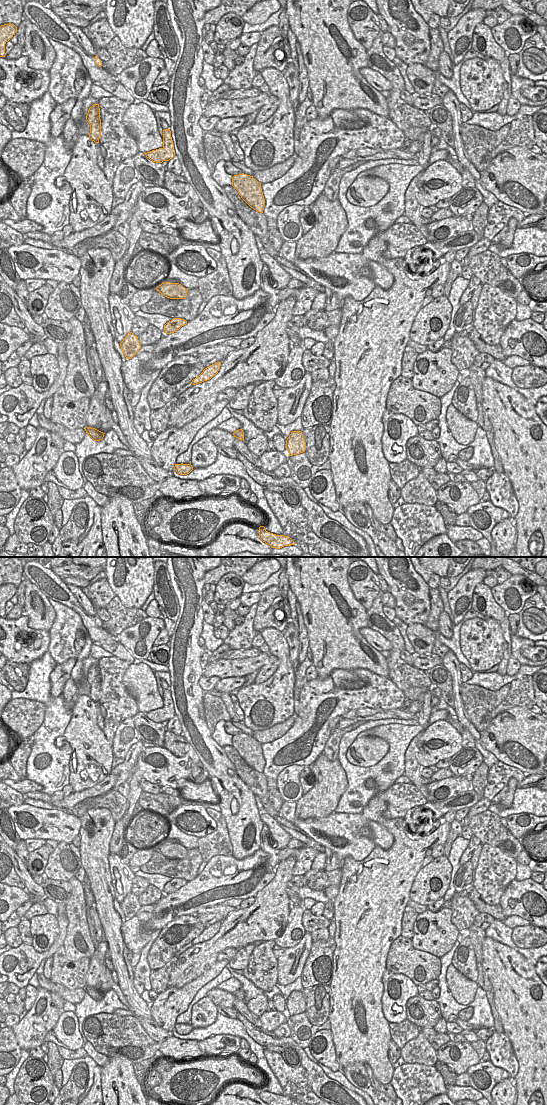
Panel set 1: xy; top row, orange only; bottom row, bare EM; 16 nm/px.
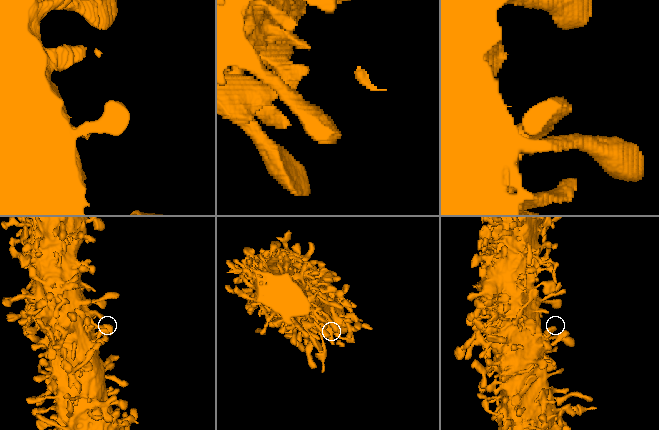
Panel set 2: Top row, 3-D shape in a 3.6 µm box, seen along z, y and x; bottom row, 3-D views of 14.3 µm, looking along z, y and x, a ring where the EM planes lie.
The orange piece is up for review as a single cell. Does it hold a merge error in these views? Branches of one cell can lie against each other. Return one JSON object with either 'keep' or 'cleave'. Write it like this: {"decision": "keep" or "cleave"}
{"decision": "keep"}

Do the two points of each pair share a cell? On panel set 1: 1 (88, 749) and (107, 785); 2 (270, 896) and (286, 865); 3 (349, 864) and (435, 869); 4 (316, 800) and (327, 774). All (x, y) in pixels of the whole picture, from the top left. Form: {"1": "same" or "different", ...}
{"1": "different", "2": "same", "3": "different", "4": "same"}

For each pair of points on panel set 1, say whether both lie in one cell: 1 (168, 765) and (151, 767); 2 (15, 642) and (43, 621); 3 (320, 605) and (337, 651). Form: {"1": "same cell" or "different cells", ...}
{"1": "same cell", "2": "different cells", "3": "same cell"}

